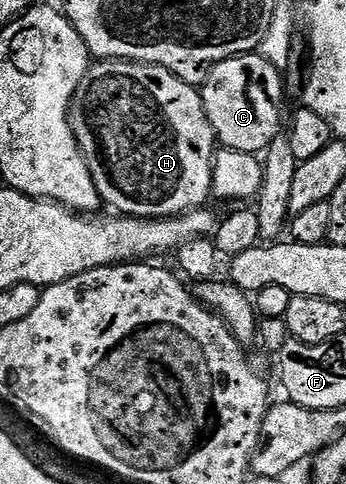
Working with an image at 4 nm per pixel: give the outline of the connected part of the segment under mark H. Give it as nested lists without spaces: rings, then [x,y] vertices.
[[[100,60],[89,67],[82,78],[74,98],[70,101],[68,120],[72,124],[72,133],[84,155],[86,166],[90,170],[90,178],[94,178],[94,186],[98,190],[101,201],[108,204],[109,209],[133,218],[171,218],[182,216],[185,212],[200,210],[212,196],[212,159],[218,151],[218,141],[210,126],[210,118],[204,109],[200,92],[193,85],[182,82],[170,70],[157,64],[137,64],[135,60]]]

